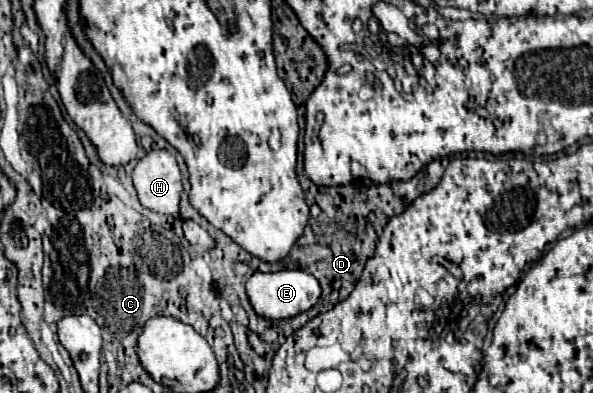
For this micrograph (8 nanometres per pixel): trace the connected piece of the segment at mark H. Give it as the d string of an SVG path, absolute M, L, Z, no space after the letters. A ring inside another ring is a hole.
M168 150L148 152L138 160L132 178L142 206L168 216L179 214L182 176Z

